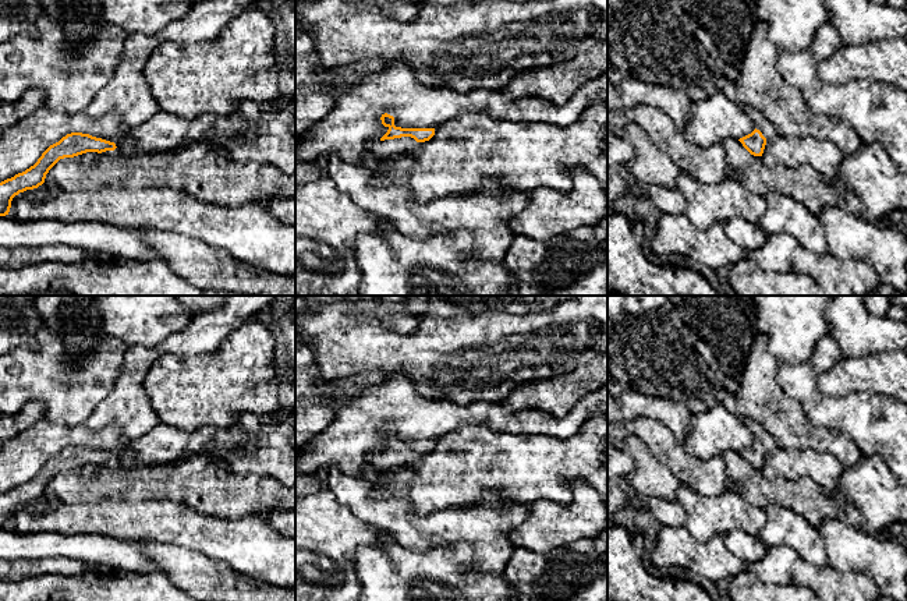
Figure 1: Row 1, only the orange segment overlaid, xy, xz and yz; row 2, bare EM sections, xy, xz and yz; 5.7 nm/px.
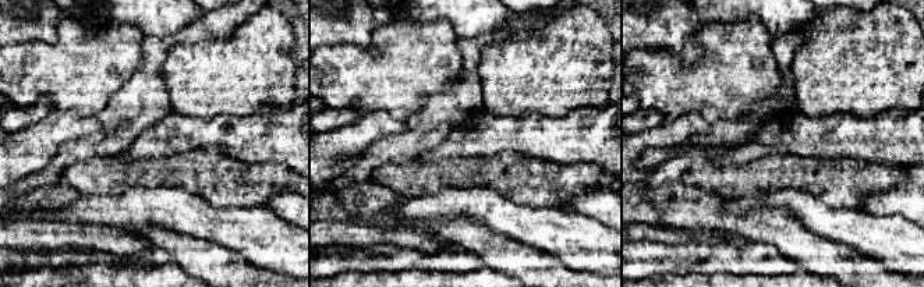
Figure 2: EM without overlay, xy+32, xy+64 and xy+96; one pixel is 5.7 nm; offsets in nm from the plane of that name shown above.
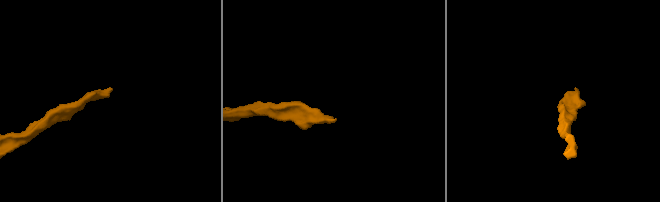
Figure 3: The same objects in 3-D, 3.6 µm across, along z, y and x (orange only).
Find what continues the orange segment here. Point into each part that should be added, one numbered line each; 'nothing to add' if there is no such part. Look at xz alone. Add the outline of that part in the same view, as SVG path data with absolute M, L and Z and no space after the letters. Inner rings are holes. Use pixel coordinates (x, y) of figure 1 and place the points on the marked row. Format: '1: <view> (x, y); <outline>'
1: xz (385, 148); M411 137L385 139L385 141L375 142L372 145L372 151L371 152L373 155L379 156L379 158L387 158L390 155L407 152L415 144L418 144L418 142L414 138L411 138Z

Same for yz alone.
1: yz (761, 123); M734 99L736 100L736 99ZM736 100L737 102L737 100ZM737 102L738 103L738 102ZM738 103L740 105L740 103ZM740 105L743 107L743 110L754 120L754 124L755 124L755 128L759 130L762 132L762 135L766 138L766 141L772 139L777 131L776 128L761 114L758 113L755 109L750 107L750 106L744 106L744 105Z

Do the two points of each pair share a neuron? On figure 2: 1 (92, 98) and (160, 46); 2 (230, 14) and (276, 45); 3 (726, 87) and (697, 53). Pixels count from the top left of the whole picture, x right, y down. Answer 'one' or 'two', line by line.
1: two
2: two
3: two

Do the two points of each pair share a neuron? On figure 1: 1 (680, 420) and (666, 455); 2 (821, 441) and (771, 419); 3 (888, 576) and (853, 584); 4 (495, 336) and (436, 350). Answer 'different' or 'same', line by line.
1: different
2: same
3: different
4: same

